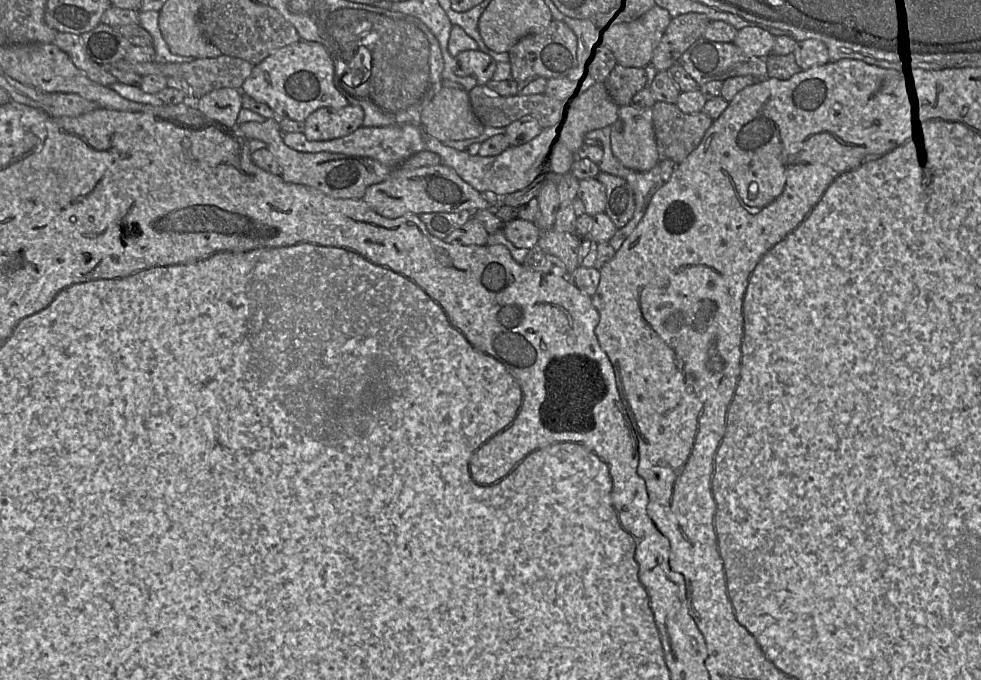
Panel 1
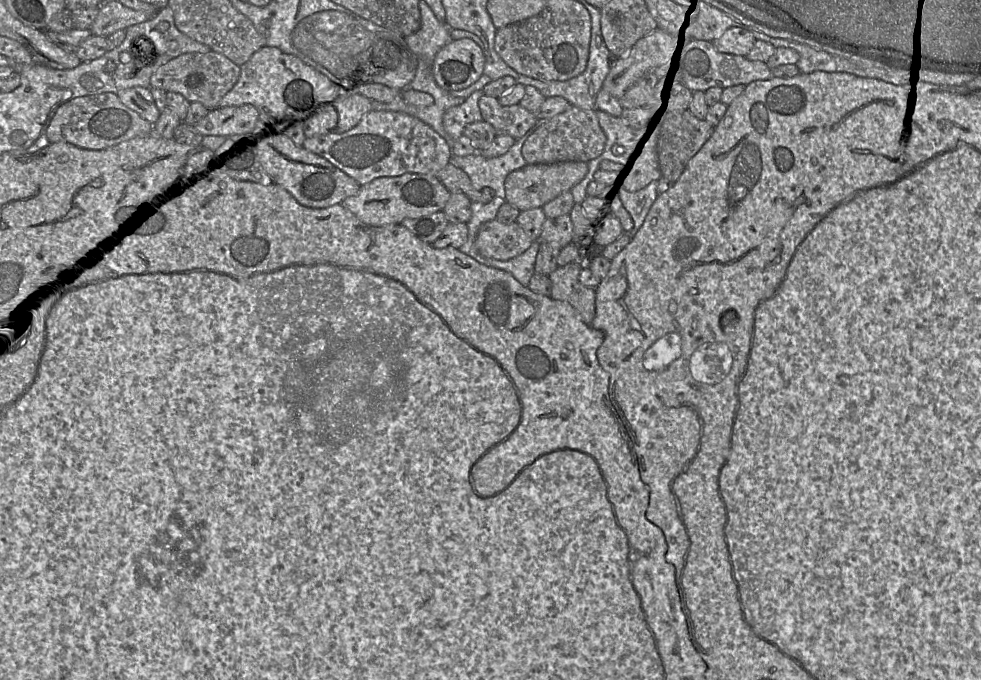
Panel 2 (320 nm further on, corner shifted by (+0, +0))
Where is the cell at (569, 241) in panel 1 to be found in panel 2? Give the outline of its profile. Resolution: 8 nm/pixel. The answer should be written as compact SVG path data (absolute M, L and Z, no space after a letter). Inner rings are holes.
M569 263L557 267L550 275L552 283L551 298L570 304L580 319L591 326L596 313L595 289L583 286L579 275L584 265Z

